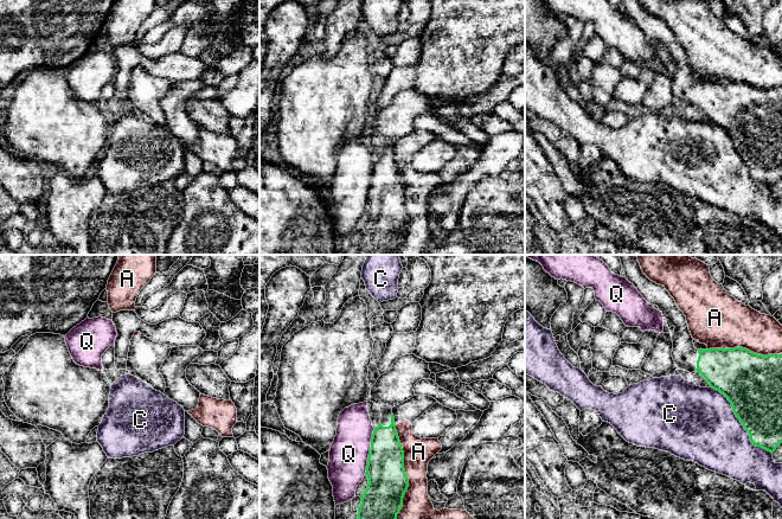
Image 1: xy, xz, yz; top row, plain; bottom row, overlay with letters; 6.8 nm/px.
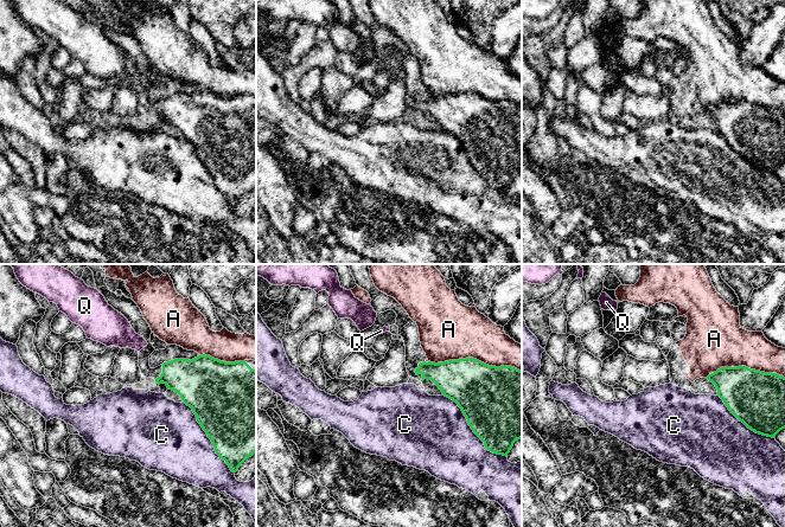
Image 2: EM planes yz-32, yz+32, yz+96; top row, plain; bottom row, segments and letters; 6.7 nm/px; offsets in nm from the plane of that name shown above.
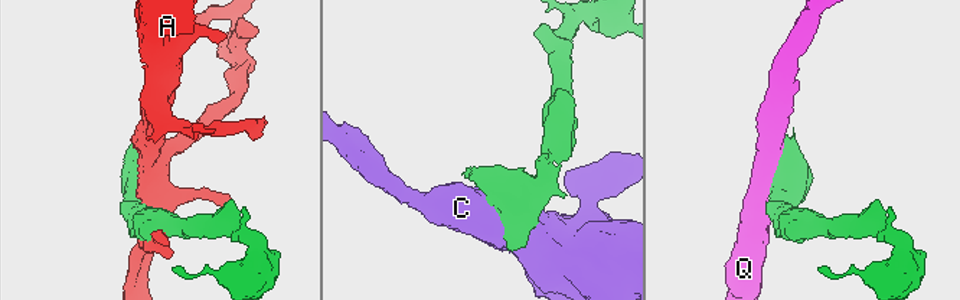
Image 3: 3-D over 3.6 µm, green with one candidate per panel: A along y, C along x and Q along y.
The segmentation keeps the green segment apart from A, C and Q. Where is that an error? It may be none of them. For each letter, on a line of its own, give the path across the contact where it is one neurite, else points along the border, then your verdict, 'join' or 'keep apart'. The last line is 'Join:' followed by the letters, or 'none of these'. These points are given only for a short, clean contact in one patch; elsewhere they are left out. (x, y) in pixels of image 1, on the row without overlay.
A: keep apart
C: keep apart
Q: keep apart
Join: none of these

